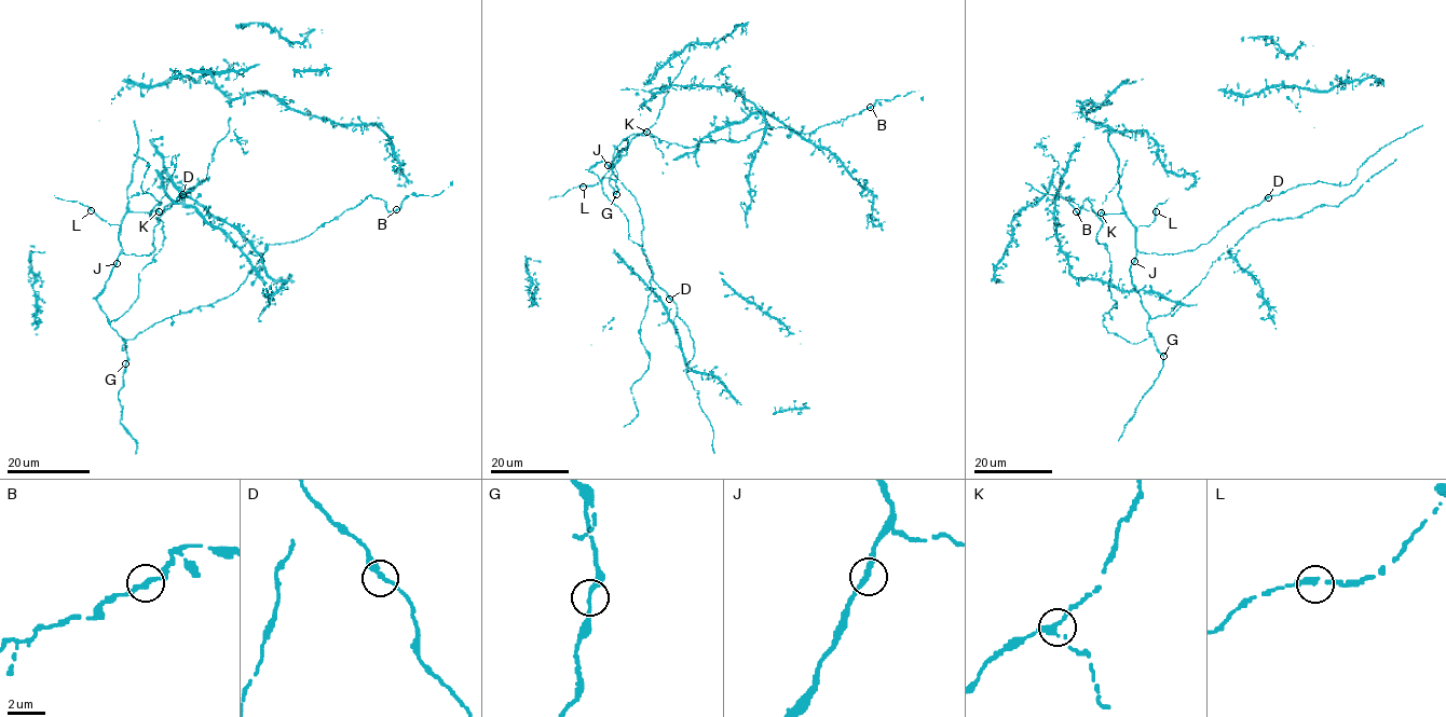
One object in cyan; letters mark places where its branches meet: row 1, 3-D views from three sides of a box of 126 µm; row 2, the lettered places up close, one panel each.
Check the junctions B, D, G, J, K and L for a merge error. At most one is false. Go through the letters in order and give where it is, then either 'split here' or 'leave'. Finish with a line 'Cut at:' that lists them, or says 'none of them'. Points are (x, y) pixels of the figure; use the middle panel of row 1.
B: at (870, 107); leave
D: at (669, 299); leave
G: at (616, 194); leave
J: at (608, 165); leave
K: at (646, 132); leave
L: at (583, 187); leave
Cut at: none of them

